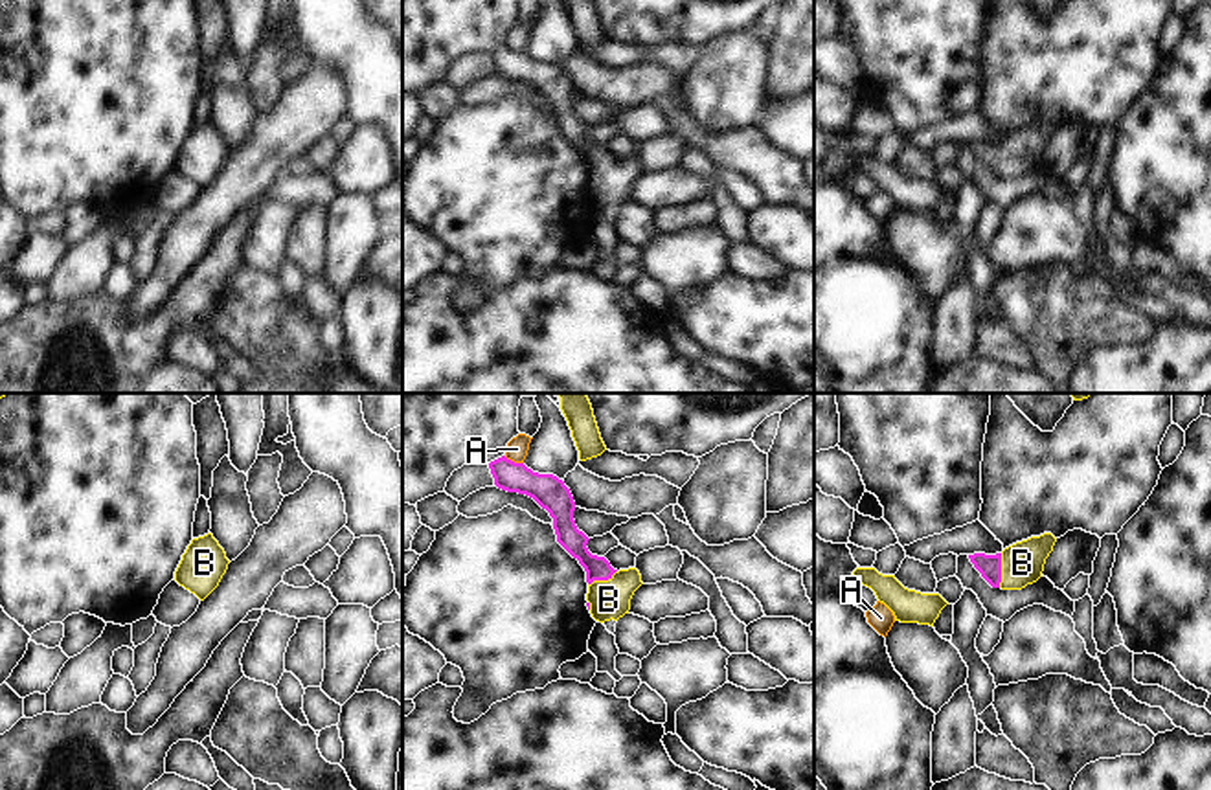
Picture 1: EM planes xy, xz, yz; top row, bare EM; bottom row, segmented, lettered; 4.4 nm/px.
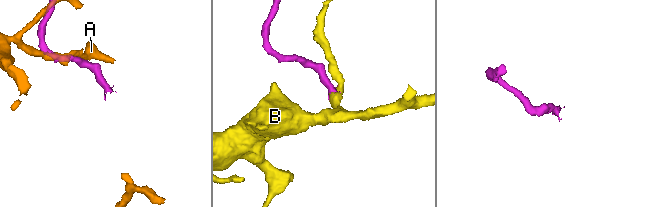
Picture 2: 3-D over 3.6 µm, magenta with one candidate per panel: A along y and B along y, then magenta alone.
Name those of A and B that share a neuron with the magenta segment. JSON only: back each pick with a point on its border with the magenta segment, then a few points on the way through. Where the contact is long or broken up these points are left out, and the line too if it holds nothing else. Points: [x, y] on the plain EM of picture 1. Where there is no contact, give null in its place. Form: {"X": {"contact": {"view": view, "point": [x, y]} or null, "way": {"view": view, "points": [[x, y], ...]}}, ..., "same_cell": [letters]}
{"B": {"contact": {"view": "yz", "point": [1000, 158]}, "way": {"view": "yz", "points": [[989, 155], [1000, 158], [1011, 158], [1022, 151]]}}, "same_cell": ["B"]}

